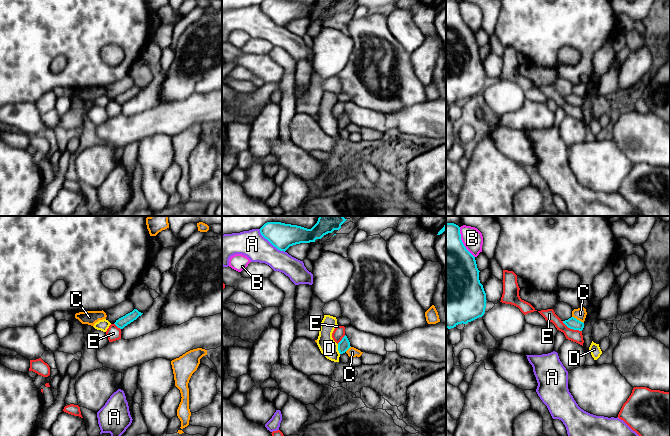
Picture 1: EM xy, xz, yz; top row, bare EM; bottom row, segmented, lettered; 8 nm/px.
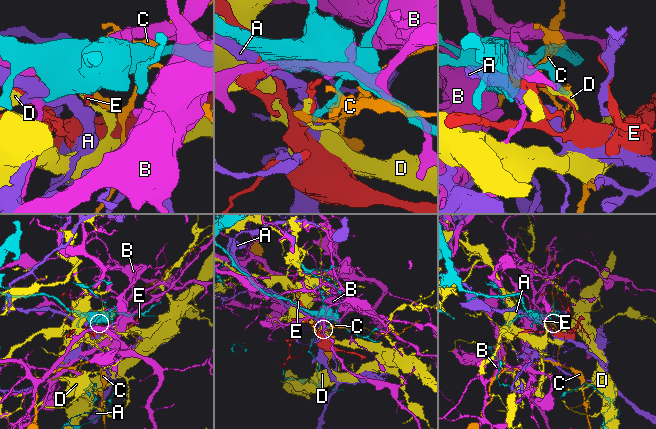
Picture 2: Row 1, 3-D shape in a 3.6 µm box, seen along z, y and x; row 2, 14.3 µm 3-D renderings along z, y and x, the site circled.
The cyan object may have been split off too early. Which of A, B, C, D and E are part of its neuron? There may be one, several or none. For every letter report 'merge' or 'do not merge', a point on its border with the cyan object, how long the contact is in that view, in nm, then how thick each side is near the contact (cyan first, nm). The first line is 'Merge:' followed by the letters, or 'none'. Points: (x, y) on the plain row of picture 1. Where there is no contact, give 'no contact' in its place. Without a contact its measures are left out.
Merge: none
A: do not merge; meets cyan in xz at (270, 18); contact 280 nm long; 200 nm thick on the cyan side, 220 nm on the other
B: do not merge; meets cyan in yz at (462, 18); contact 280 nm long; 460 nm thick on the cyan side, 170 nm on the other
C: do not merge; meets cyan in yz at (578, 96); contact 110 nm long; 90 nm thick on the cyan side, 100 nm on the other
D: do not merge; meets cyan in xz at (338, 125); contact 80 nm long; 90 nm thick on the cyan side, 140 nm on the other
E: do not merge; meets cyan in yz at (572, 104); contact 180 nm long; 90 nm thick on the cyan side, 100 nm on the other

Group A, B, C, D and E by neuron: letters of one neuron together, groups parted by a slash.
A / B / C / D / E

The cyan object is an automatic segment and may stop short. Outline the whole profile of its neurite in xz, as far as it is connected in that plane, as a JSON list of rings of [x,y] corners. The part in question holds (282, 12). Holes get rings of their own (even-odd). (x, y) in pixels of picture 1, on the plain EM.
[[[264,0],[260,4],[261,11],[280,27],[300,19],[315,18],[324,11],[339,6],[342,0],[315,0],[307,5],[291,0]]]

